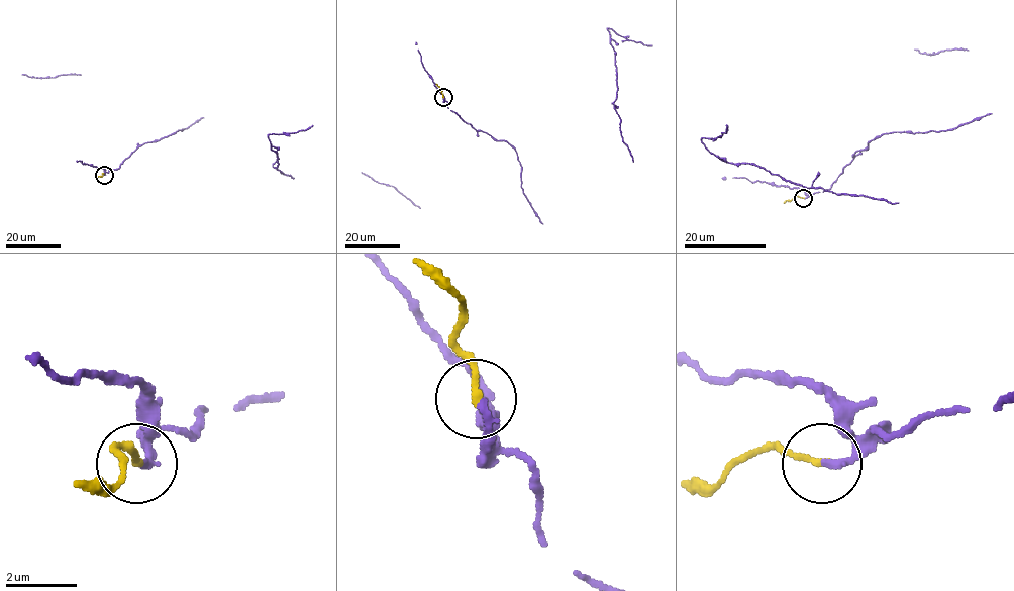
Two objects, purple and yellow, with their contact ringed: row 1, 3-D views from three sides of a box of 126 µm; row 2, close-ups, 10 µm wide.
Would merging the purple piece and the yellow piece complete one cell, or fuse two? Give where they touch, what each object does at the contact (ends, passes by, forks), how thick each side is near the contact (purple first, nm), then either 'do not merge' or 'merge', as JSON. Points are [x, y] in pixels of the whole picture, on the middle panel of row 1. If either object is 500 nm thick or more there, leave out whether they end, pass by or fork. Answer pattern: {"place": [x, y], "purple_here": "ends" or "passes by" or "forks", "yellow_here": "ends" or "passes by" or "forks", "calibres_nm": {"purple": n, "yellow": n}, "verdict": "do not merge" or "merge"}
{"place": [443, 97], "purple_here": "ends", "yellow_here": "ends", "calibres_nm": {"purple": 200, "yellow": 190}, "verdict": "merge"}

